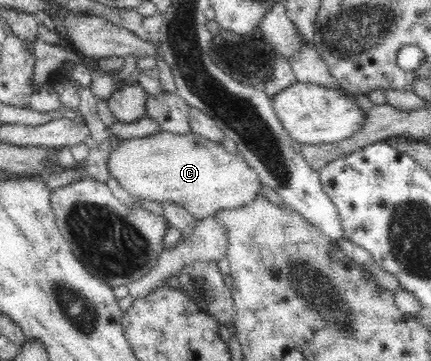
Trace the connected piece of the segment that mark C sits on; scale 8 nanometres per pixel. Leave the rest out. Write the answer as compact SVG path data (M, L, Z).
M166 131L142 139L126 139L110 150L107 162L109 177L114 177L131 195L139 199L172 202L186 208L198 221L216 214L216 211L234 210L254 202L262 194L263 183L258 172L246 162L242 154L228 152L222 144L203 138L192 131L173 134Z

